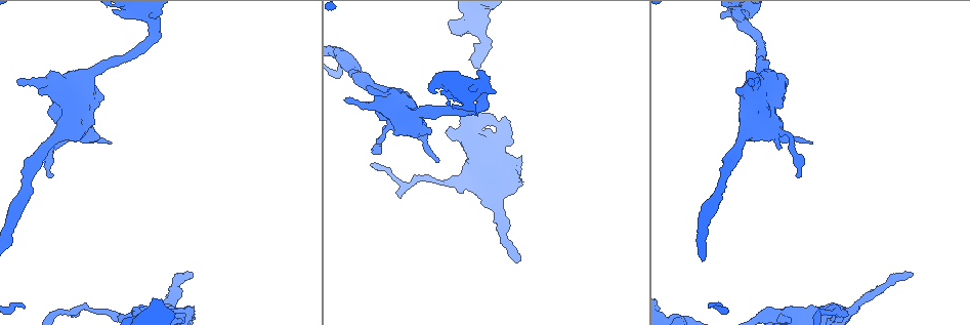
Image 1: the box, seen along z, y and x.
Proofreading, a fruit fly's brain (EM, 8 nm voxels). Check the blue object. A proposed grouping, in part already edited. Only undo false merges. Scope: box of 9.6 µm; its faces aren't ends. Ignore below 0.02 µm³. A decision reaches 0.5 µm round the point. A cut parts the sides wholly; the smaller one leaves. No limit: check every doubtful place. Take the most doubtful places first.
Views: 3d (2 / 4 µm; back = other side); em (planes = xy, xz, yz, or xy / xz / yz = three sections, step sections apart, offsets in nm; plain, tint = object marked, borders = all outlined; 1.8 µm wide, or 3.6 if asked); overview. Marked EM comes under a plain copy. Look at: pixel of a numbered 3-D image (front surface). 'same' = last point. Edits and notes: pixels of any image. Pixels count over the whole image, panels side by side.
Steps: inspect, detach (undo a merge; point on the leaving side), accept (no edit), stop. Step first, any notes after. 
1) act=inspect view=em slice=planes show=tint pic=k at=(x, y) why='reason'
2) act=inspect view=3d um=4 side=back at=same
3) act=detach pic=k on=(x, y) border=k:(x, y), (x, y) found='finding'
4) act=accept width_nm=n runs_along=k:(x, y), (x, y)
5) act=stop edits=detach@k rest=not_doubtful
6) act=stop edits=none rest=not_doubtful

act=inspect view=3d um=4 pic=1 at=(483, 95) why='sudden change in width'

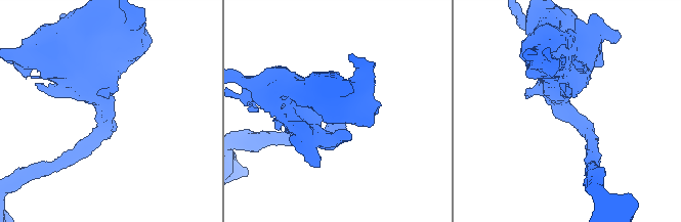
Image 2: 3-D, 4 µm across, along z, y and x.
act=inspect view=em slice=planes show=tint pic=2 at=(102, 106)

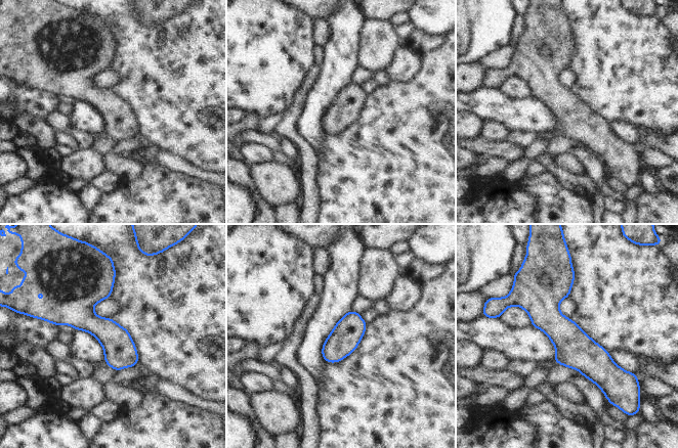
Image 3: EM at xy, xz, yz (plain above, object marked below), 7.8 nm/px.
act=accept runs_along=3:(565, 277), (553, 322), (605, 389) found='one neuron here'

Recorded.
act=inspect view=em slice=planes show=tint pic=1 at=(773, 128) why='a narrow waist'

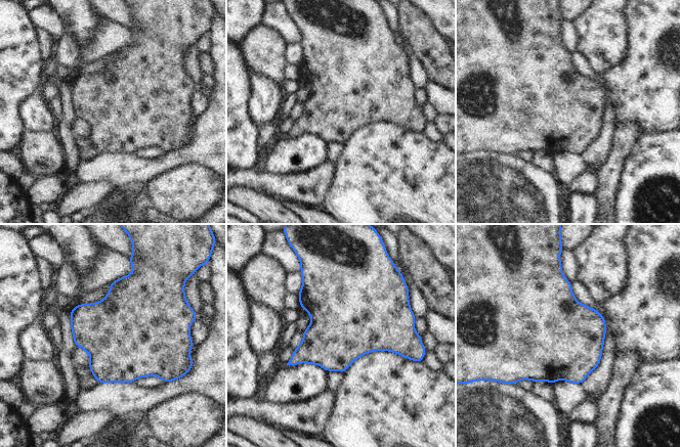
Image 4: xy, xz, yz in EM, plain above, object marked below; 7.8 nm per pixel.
act=accept found='one neuron here'

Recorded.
act=inspect view=em um=3.6 slice=xy step=4 show=tint pic=1 at=(413, 116) why='sudden change in width'

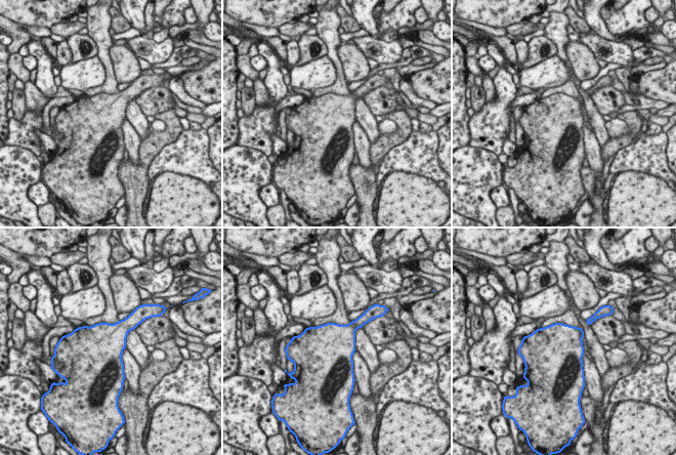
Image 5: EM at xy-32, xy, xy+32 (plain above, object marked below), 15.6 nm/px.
act=inspect view=em um=3.6 slice=xz step=4 show=borders at=same why='another direction'

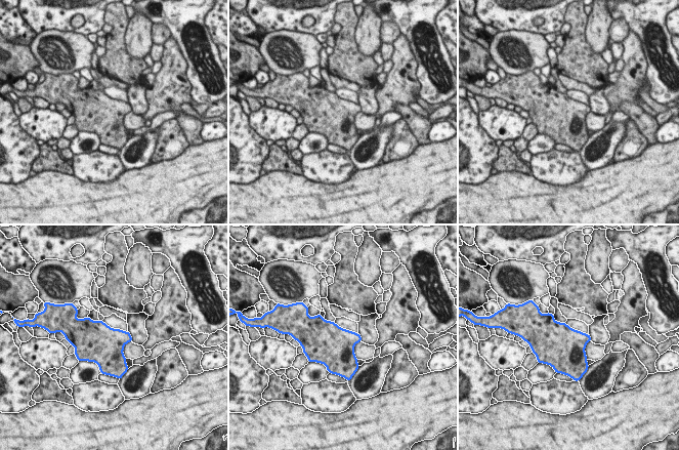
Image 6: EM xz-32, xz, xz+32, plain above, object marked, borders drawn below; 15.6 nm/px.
act=accept width_nm=550 found='continuous, no second neuron'

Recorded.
act=stop edits=none rest=not_doubtful

